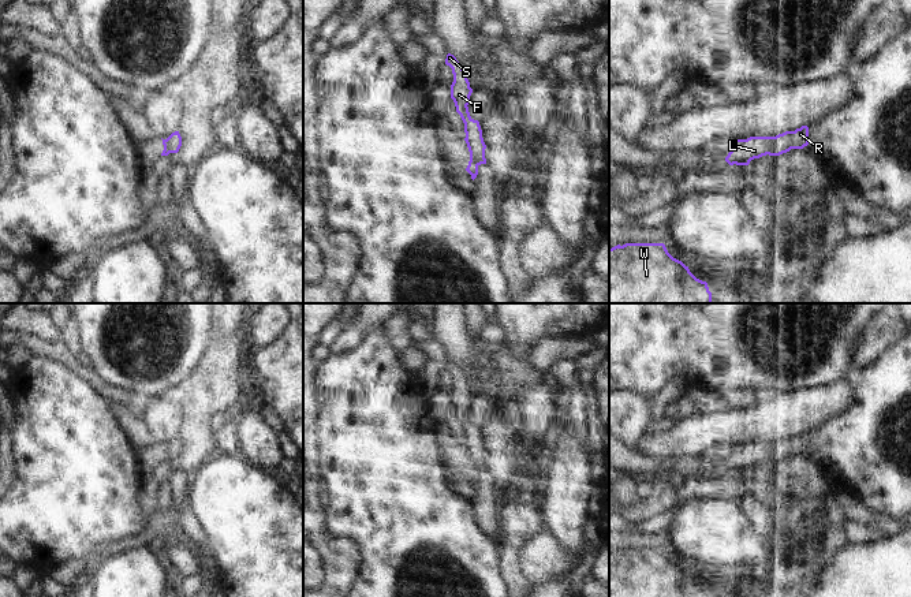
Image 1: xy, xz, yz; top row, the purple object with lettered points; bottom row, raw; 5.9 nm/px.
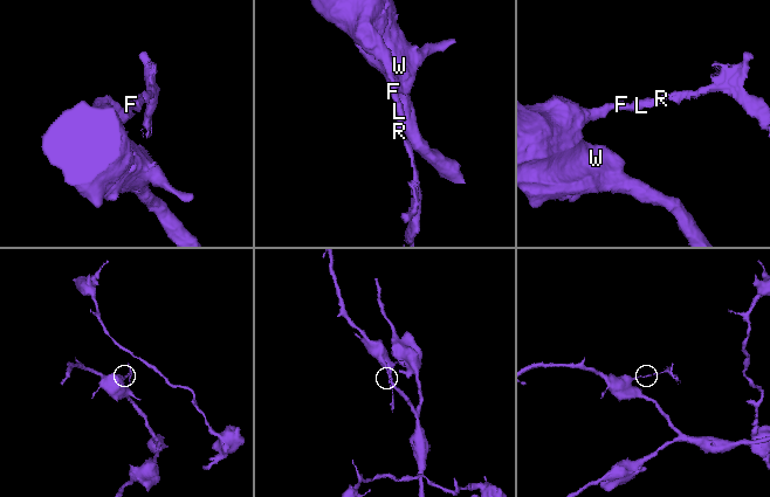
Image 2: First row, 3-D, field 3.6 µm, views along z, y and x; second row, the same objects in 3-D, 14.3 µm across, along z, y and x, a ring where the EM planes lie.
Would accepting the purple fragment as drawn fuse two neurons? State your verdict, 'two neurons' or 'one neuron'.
two neurons

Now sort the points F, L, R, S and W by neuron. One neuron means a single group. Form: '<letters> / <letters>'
F L S W / R

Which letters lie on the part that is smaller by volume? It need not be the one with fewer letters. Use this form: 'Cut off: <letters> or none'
Cut off: R

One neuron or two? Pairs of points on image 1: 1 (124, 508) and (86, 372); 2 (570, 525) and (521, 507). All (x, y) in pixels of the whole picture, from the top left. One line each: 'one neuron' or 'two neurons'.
1: two neurons
2: two neurons

